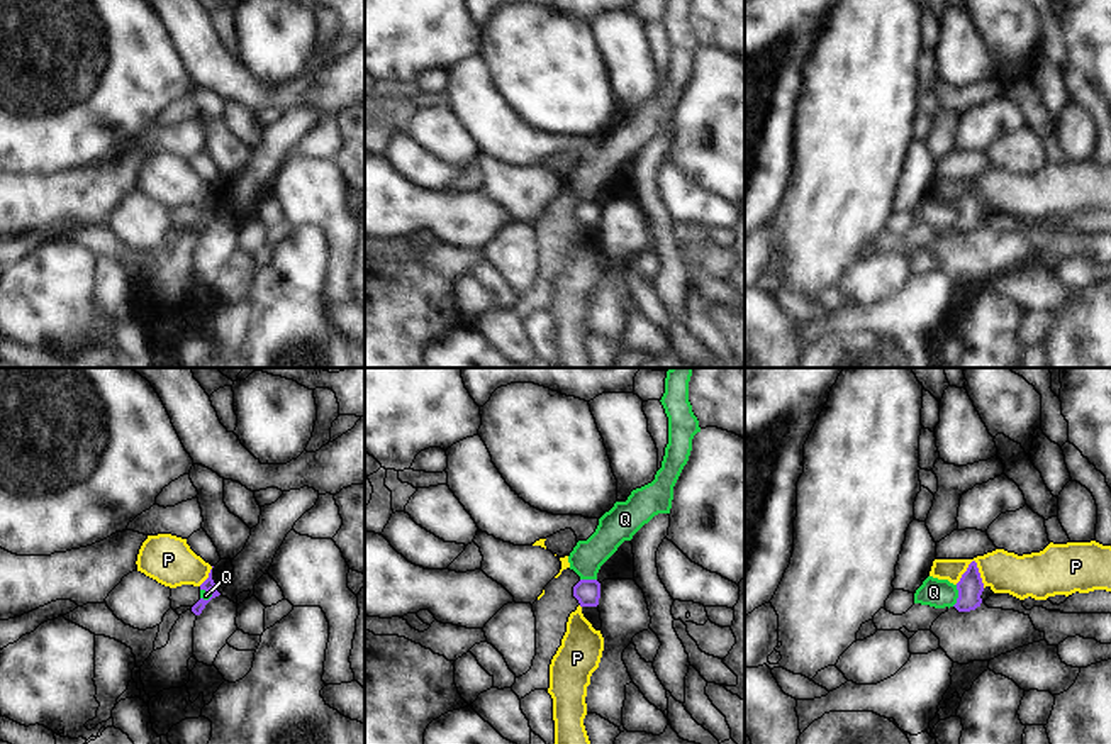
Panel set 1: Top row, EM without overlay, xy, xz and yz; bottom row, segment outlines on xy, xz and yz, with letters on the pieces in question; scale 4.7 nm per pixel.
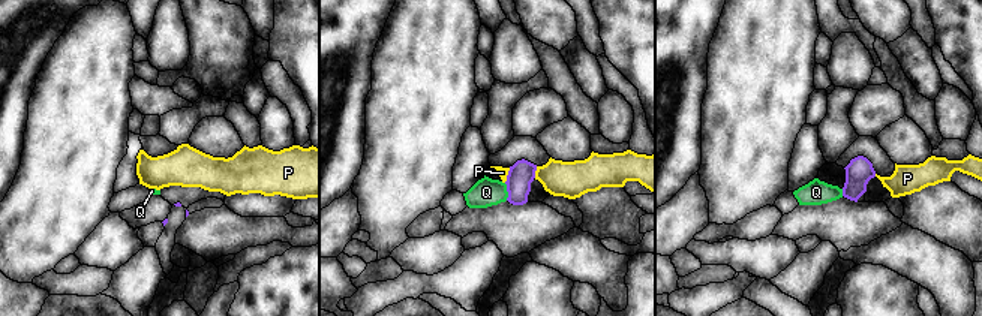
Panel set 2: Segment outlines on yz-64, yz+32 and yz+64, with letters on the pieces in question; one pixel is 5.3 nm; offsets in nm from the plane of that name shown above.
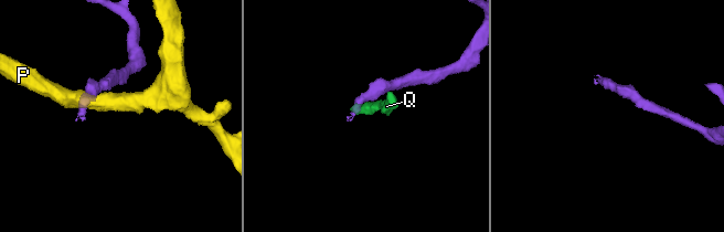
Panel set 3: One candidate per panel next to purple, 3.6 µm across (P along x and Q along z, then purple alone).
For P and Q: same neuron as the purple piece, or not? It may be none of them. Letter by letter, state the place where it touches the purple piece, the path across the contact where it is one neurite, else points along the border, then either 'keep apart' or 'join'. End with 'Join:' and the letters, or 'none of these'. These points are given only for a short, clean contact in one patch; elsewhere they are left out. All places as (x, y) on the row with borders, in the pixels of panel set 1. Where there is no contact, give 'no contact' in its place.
P: meets purple in yz at (965, 571); border along yz (974, 560), (955, 583); keep apart
Q: meets purple in yz at (959, 595); border along yz (957, 585), (957, 600), (952, 605); keep apart
Join: none of these

